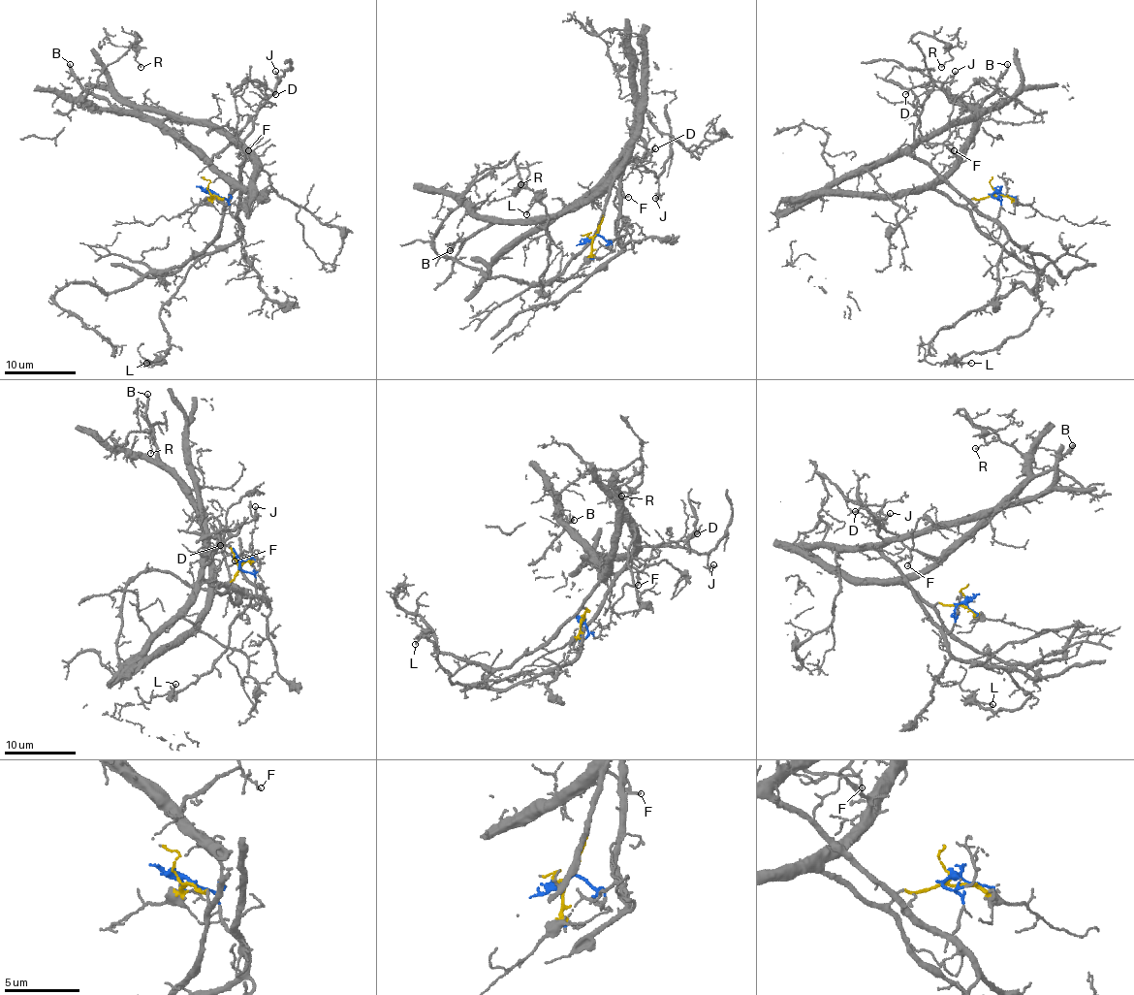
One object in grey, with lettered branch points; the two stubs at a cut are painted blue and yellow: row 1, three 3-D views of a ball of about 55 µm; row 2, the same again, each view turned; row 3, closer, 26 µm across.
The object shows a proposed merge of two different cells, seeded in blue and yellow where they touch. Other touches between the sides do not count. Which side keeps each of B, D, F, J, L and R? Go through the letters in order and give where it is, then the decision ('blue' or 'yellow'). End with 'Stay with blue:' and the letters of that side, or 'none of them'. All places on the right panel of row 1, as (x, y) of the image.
B: at (1007, 64); yellow
D: at (905, 94); blue
F: at (954, 150); yellow
J: at (955, 71); blue
L: at (971, 363); blue
R: at (941, 67); yellow
Stay with blue: D, J, L

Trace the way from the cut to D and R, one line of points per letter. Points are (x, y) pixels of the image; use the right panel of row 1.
D: (993, 193), (1001, 202), (999, 214), (985, 218), (912, 152), (928, 94), (925, 86), (905, 94)
R: (992, 193), (955, 204), (935, 188), (972, 142), (976, 113), (931, 81), (917, 33), (946, 46), (940, 67)

